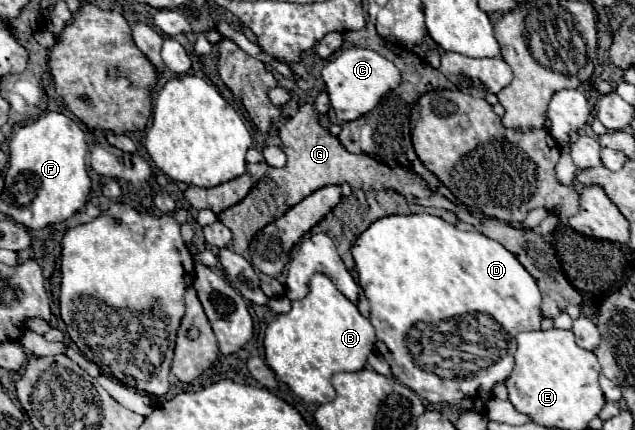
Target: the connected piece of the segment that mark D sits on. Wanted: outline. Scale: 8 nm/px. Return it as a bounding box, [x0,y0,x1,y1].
[352,214,540,414]

